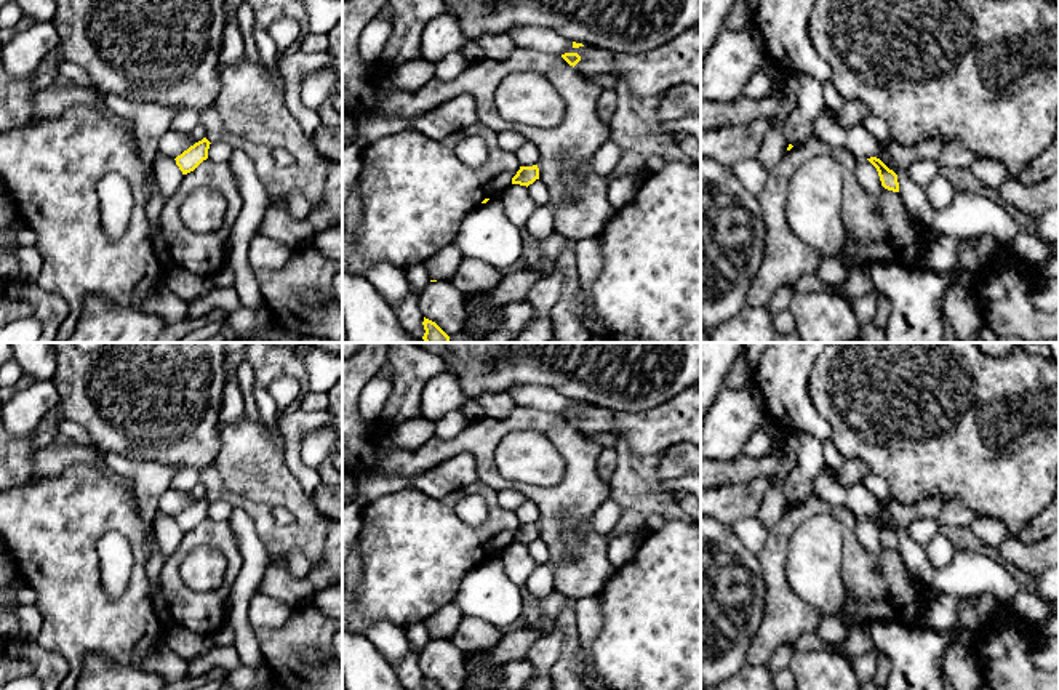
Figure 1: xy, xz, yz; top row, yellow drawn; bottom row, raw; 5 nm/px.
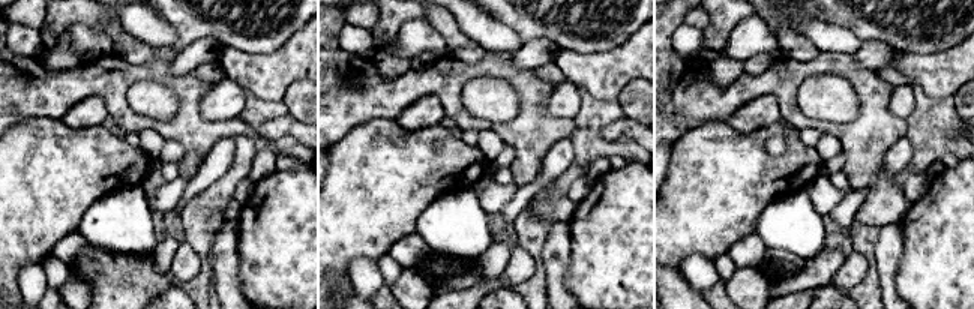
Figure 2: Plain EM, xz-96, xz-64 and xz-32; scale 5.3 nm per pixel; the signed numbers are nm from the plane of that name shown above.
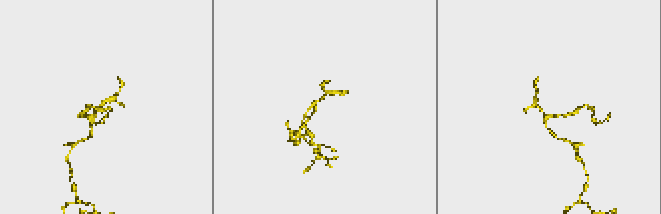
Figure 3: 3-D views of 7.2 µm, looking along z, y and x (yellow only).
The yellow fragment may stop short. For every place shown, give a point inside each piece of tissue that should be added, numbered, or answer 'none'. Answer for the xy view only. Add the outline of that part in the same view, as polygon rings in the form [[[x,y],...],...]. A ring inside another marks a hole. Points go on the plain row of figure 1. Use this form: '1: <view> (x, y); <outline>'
none

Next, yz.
none

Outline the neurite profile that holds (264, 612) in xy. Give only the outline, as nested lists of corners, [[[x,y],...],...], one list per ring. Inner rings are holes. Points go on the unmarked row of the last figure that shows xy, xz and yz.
[[[256,594],[250,602],[248,621],[254,631],[262,628],[278,629],[286,624],[293,608],[272,597]]]

